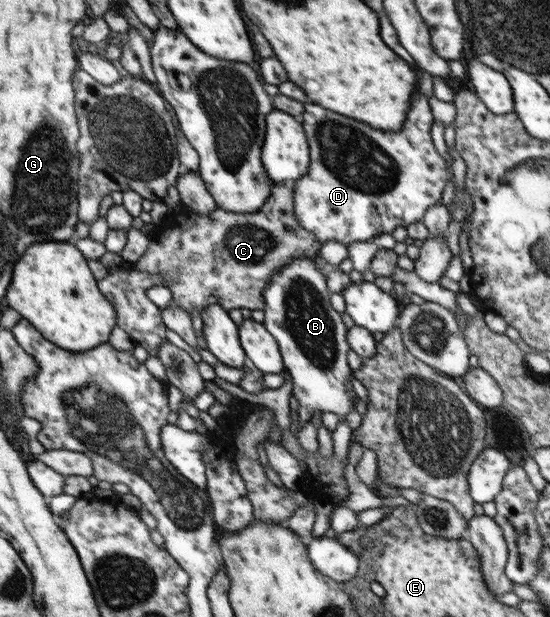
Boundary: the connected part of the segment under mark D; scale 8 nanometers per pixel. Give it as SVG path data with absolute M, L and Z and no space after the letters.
M417 89L411 98L411 109L398 132L370 128L368 124L324 110L312 102L305 103L302 126L309 142L310 162L308 172L292 183L293 209L302 228L311 232L317 242L325 244L337 240L344 246L353 242L368 242L380 234L390 234L396 228L407 227L423 220L430 206L441 202L444 186L452 173L444 158L436 151L430 128L434 120L429 98Z

